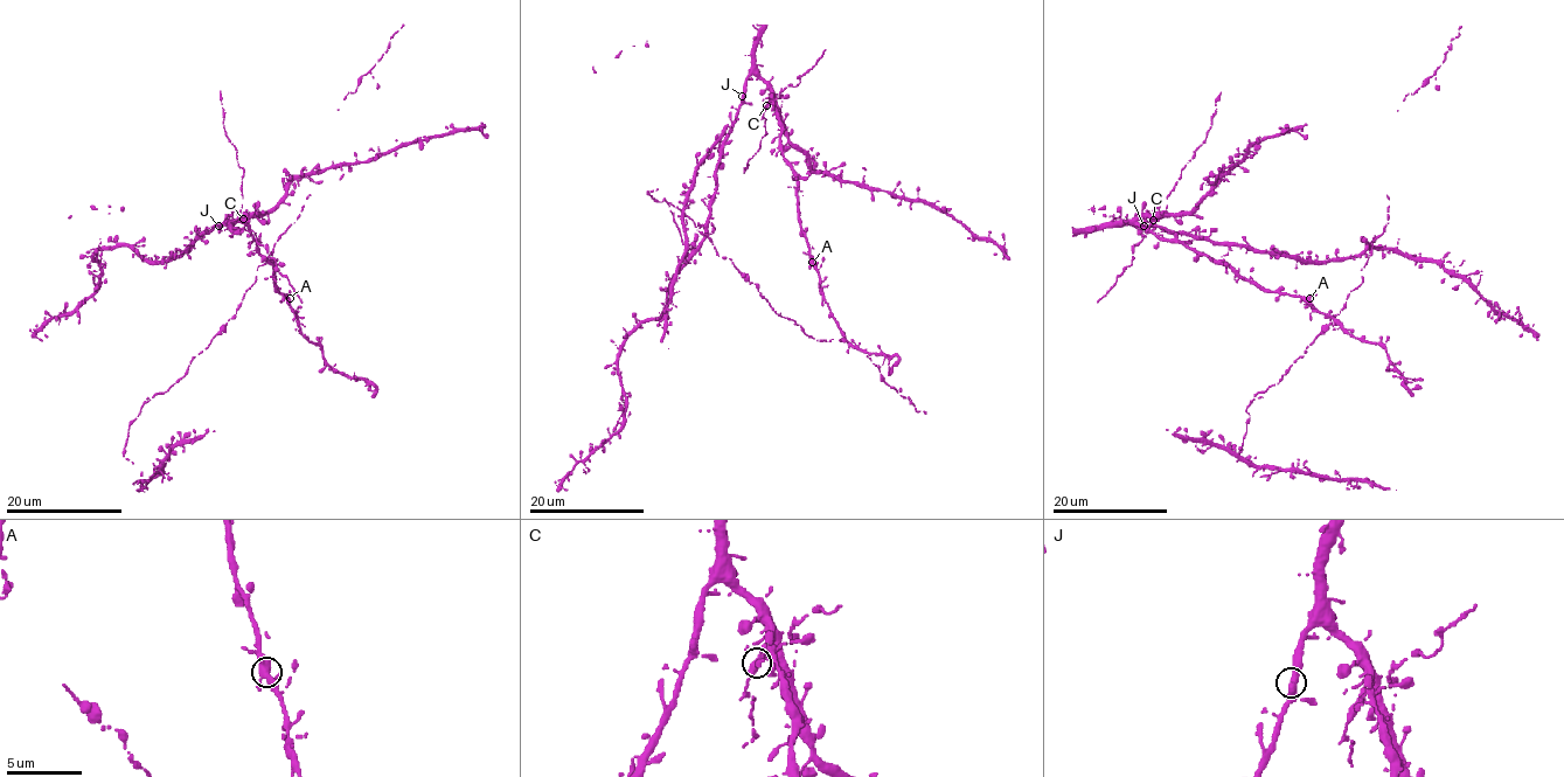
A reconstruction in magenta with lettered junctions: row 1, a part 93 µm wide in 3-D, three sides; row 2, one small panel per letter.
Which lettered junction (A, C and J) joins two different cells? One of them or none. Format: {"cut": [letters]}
{"cut": []}

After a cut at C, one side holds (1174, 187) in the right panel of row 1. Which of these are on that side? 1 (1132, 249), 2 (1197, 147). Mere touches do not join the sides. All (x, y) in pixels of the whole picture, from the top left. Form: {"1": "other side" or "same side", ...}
{"1": "same side", "2": "same side"}

